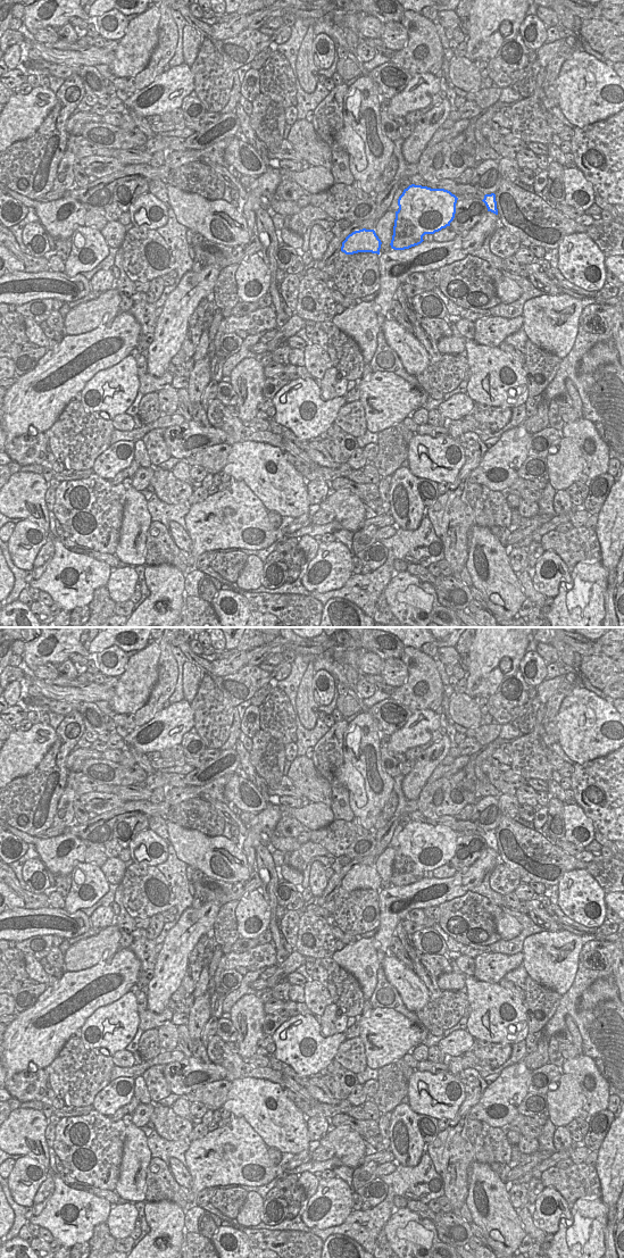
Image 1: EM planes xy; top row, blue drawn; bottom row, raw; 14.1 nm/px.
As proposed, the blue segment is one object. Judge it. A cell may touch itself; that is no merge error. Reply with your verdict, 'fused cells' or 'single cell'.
fused cells

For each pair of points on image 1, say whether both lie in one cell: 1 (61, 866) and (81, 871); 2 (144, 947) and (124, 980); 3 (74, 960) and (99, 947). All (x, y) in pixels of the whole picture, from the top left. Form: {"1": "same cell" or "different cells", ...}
{"1": "different cells", "2": "different cells", "3": "same cell"}

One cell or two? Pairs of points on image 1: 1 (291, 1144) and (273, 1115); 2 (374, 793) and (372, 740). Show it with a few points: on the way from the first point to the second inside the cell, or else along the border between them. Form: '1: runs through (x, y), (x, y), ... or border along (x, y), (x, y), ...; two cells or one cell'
1: runs through (286, 1138), (286, 1132), (280, 1123); one cell
2: runs through (374, 780), (365, 752); one cell

